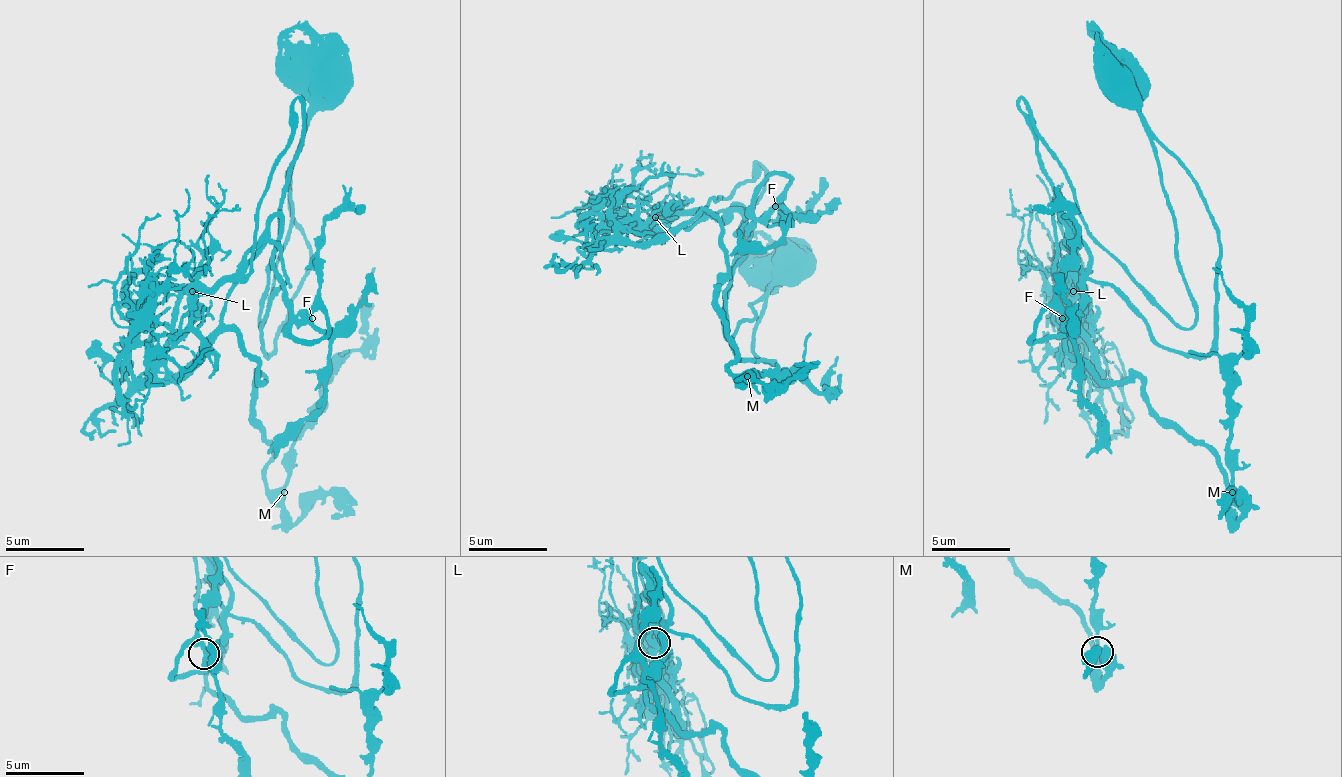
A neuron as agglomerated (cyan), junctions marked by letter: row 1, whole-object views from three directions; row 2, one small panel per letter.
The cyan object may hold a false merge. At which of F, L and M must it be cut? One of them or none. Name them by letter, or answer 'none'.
L

